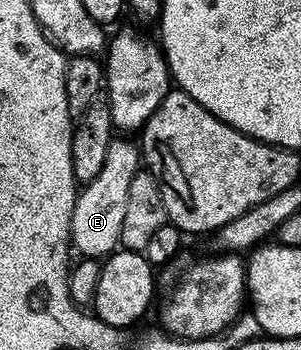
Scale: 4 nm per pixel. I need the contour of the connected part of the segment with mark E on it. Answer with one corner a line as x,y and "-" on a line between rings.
128,137
113,138
108,145
102,171
78,191
75,208
72,210
70,243
82,257
105,258
120,245
124,214
127,212
128,189
141,168
140,147
125,138

